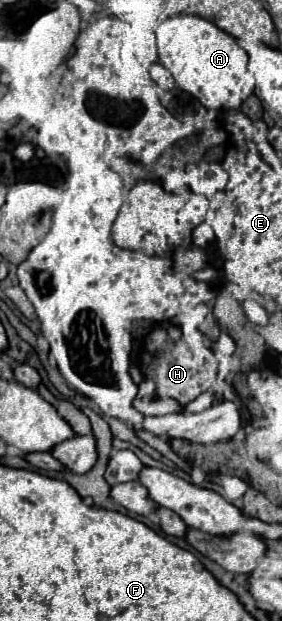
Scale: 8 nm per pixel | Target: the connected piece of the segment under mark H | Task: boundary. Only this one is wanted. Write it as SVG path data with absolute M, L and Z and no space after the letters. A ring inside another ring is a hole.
M158 325L152 329L152 333L144 341L144 375L148 375L156 385L158 385L158 395L160 397L174 397L180 401L180 405L190 403L196 399L202 391L210 387L210 381L214 381L217 376L218 362L210 349L200 346L196 349L196 354L192 356L190 349L182 343L182 333L174 325Z

